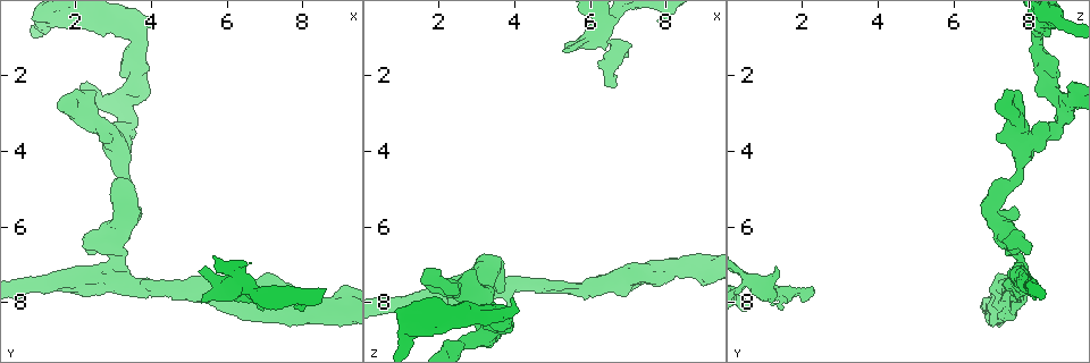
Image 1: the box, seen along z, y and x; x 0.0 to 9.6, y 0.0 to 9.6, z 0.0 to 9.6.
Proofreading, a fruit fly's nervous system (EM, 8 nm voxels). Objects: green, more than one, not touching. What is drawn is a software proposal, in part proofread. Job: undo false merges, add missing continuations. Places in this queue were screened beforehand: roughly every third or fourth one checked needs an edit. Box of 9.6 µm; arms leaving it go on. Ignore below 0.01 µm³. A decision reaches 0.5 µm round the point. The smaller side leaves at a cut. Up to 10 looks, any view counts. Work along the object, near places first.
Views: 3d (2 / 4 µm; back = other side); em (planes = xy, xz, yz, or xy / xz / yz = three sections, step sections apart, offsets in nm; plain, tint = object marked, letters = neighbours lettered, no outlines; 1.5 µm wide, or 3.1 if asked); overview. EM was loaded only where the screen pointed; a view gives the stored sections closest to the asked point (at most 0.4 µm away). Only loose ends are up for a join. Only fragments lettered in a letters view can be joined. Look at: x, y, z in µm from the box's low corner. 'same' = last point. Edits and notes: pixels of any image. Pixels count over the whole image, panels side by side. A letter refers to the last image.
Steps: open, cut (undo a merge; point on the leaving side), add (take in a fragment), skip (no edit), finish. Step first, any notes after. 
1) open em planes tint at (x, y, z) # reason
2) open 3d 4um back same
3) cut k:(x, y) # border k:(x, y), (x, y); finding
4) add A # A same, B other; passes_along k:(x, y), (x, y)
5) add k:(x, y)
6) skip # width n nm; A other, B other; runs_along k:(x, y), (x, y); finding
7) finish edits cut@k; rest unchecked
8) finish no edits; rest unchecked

open 3d 2um at (6.15, 8.25, 7.55) # an open end

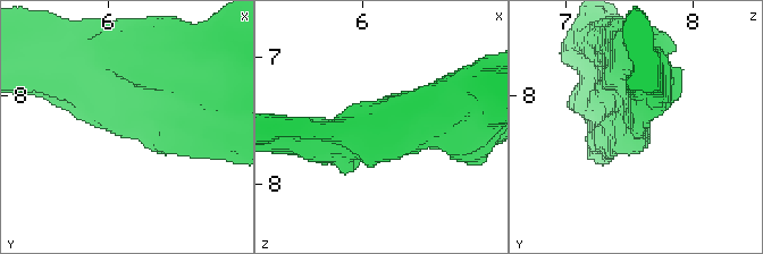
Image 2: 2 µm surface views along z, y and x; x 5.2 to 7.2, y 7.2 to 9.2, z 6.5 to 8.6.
open em xz step 8 letters at (6.10, 8.28, 7.52) # need the tissue

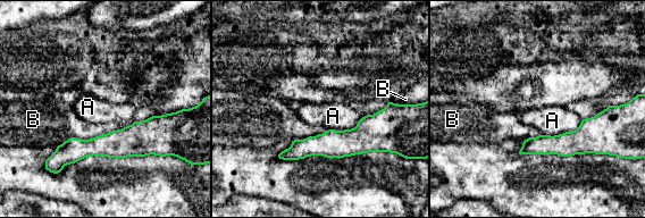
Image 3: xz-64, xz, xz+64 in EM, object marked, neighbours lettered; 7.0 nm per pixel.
open em planes letters same

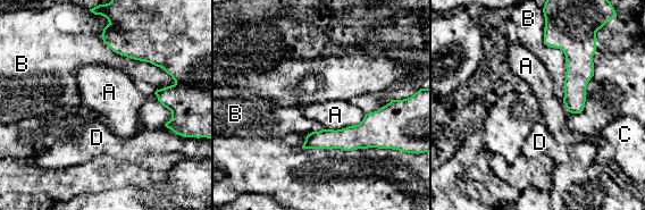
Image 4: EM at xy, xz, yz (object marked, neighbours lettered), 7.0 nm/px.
skip # A other, B other, C other, D other; border 4:(101, 32), (114, 51), (175, 83); no lettered fragment goes on from it

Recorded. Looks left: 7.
open 3d 2um at (6.70, 7.85, 2.25) # an open end

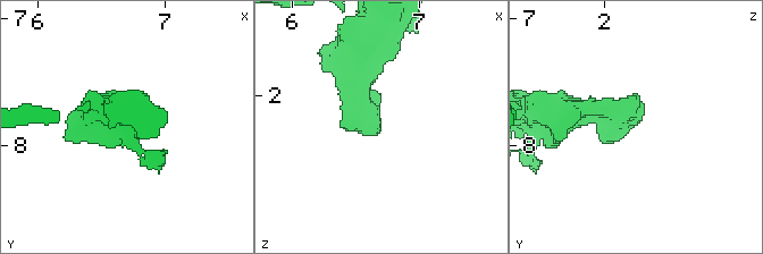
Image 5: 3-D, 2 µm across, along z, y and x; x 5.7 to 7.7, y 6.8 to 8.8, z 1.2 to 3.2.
open em xz step 8 tint at (6.70, 7.78, 2.28)

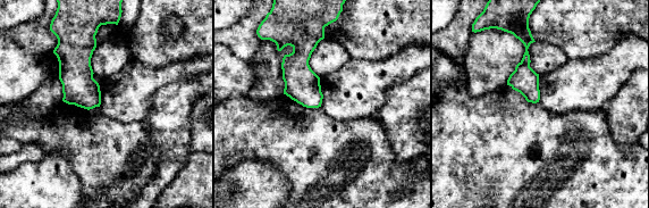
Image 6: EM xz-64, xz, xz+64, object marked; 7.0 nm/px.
open em yz step 8 letters same # cut it another way

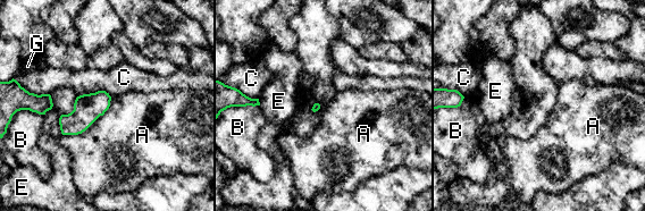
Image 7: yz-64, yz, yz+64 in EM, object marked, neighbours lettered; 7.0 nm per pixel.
skip # longest_contact A 440 nm; A other, B other, C other, E other, G other; no lettered fragment goes on from it

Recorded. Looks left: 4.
open em yz step 4 letters at (5.35, 7.90, 1.20) # free end

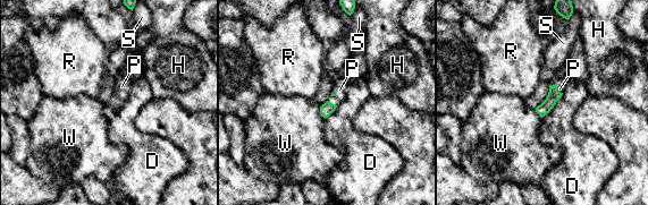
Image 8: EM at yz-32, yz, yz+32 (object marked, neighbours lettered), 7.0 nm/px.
open em planes letters same

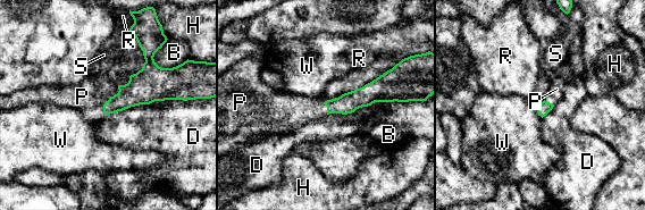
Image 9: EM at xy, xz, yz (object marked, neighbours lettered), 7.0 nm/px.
add P # longest_contact D 600 nm; B other, D other, H other, P same, R other, S other, W other; passes_along 9:(135, 92), (103, 107), (82, 97); it goes on there

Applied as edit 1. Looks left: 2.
finish edits add@9; rest unchecked

